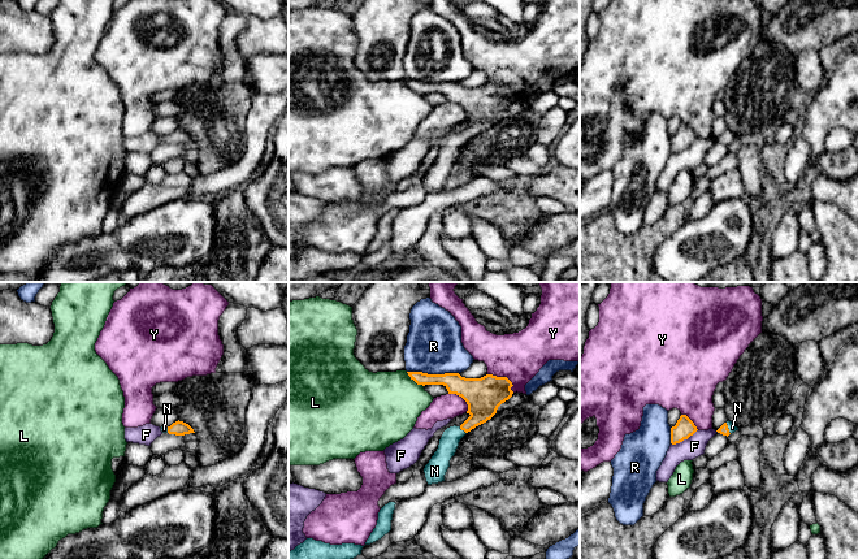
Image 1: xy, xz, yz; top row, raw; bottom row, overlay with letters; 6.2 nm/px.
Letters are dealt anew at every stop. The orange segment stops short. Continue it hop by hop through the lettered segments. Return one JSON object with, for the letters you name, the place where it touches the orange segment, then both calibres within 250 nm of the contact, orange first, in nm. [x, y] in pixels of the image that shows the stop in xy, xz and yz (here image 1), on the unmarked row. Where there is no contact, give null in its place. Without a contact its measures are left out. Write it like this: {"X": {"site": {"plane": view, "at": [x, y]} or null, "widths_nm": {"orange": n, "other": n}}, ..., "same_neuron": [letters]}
{"N": {"site": {"plane": "xz", "at": [463, 138]}, "widths_nm": {"orange": 220, "other": 120}}, "same_neuron": ["N"]}

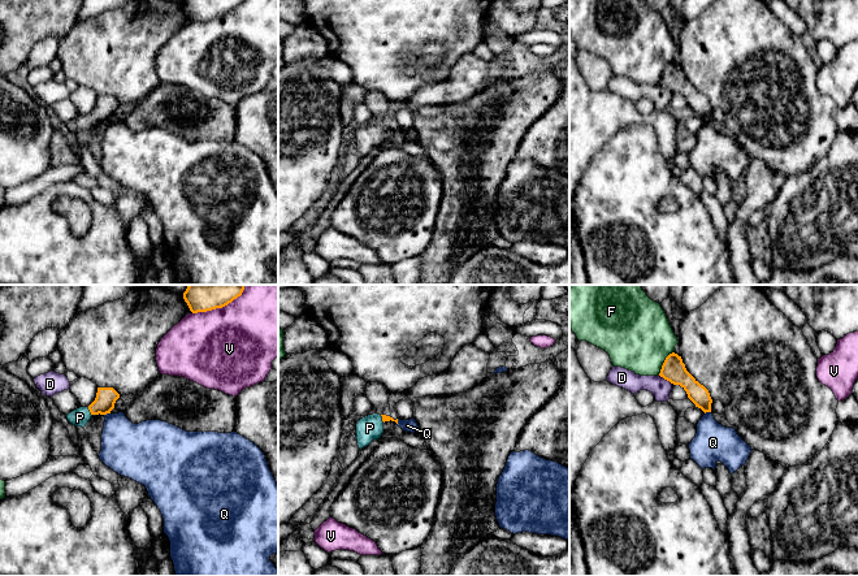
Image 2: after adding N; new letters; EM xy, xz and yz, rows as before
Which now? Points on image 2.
{"P": {"site": {"plane": "xy", "at": [90, 120]}, "widths_nm": {"orange": 130, "other": 110}}, "same_neuron": ["P"]}

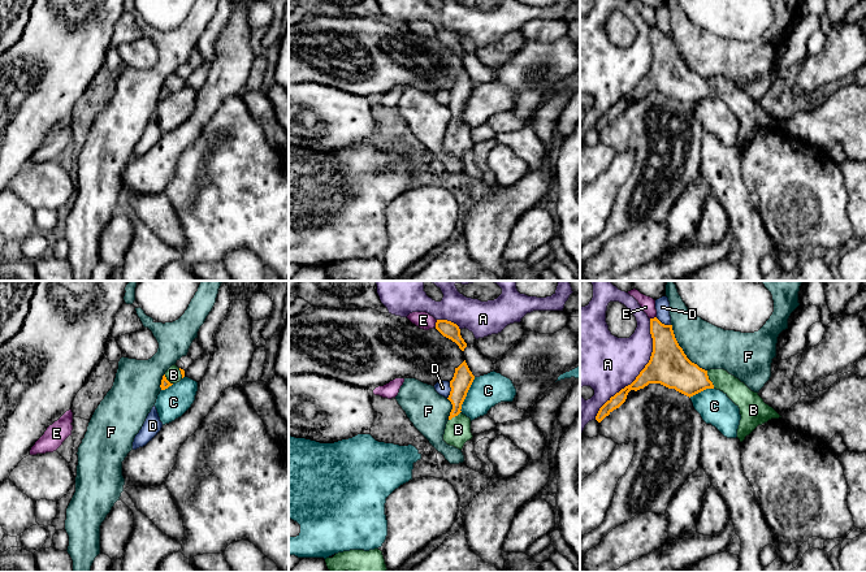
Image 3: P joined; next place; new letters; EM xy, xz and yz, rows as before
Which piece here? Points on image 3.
{"B": {"site": {"plane": "yz", "at": [709, 89]}, "widths_nm": {"orange": 240, "other": 140}}, "same_neuron": ["B"]}

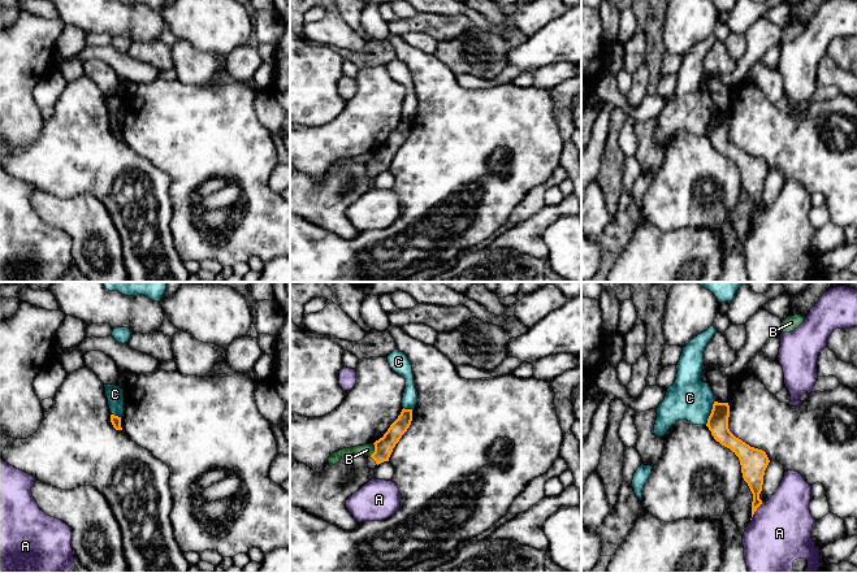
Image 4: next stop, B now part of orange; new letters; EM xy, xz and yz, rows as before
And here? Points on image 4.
{"same_neuron": []}

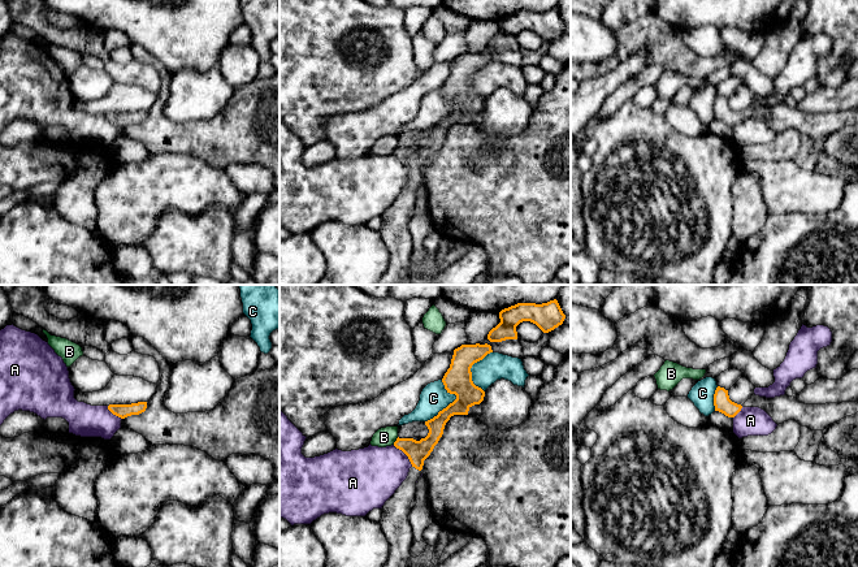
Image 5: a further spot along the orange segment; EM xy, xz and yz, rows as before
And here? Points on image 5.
{"same_neuron": []}

